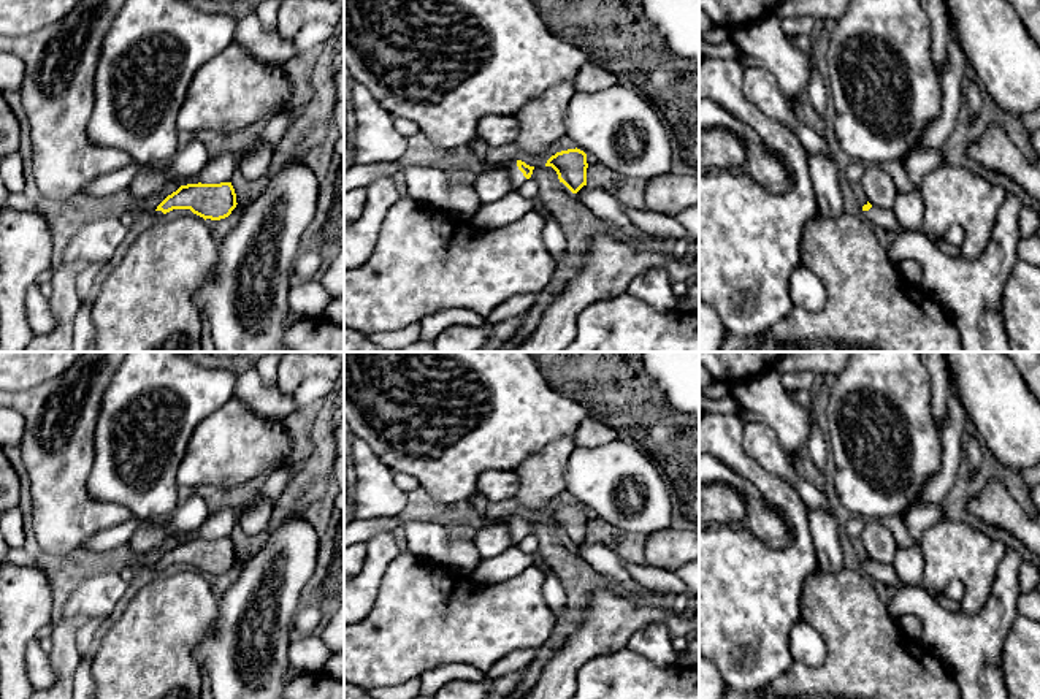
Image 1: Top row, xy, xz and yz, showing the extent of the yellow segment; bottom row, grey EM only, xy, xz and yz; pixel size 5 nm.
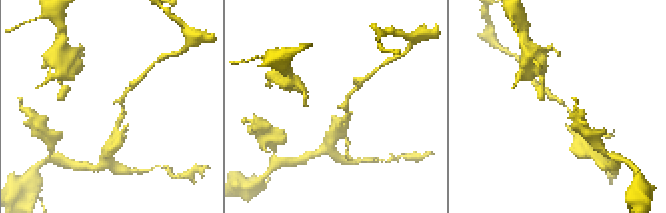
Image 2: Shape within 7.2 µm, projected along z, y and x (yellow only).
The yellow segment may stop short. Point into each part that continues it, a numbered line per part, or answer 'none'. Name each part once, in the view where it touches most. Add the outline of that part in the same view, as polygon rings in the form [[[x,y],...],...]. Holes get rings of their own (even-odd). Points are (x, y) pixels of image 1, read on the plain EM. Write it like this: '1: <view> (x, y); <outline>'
1: xz (517, 533); [[[517,517],[507,518],[506,526],[507,526],[509,533],[510,533],[512,545],[517,545],[526,536],[523,528],[517,521]]]

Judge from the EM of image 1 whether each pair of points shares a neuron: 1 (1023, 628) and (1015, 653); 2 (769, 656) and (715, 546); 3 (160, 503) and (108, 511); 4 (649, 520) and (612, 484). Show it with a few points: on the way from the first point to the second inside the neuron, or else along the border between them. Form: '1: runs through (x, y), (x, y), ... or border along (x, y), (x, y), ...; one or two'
1: runs through (1023, 634), (1021, 647); one
2: runs through (755, 630), (715, 584), (715, 572); one
3: border along (92, 495), (102, 501), (119, 503), (133, 515); two
4: runs through (642, 511), (622, 490); one

